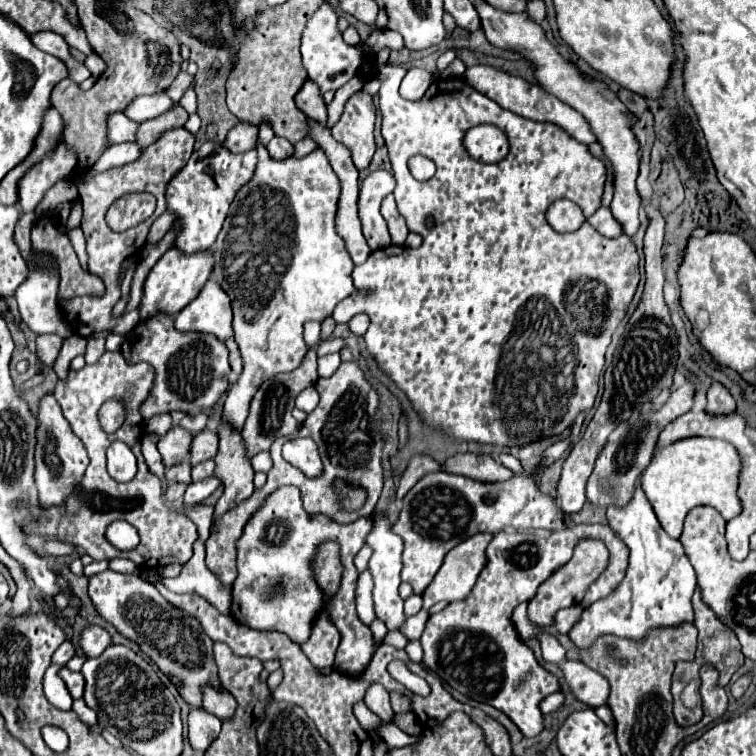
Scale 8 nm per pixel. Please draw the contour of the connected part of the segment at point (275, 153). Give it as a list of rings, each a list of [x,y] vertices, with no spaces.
[[[273,138],[267,146],[267,152],[273,160],[285,160],[285,158],[293,156],[293,146],[283,138]]]

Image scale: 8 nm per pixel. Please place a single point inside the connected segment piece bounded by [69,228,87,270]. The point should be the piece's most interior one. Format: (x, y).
(77, 239)

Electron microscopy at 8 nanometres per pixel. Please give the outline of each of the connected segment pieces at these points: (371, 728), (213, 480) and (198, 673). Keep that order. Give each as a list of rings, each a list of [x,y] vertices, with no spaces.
[[[355,702],[353,710],[355,710],[355,716],[359,718],[359,724],[369,732],[369,736],[371,736],[371,738],[379,738],[377,732],[375,732],[375,728],[379,726],[381,720],[379,720],[363,702]]]
[[[209,476],[201,482],[193,482],[187,486],[187,492],[185,492],[185,502],[187,504],[197,504],[197,502],[203,502],[205,498],[209,498],[217,488],[221,486],[221,480],[217,476]]]
[[[105,570],[101,574],[95,574],[89,578],[89,596],[91,596],[93,606],[95,606],[99,616],[103,616],[111,626],[115,626],[115,630],[119,634],[123,634],[125,638],[139,644],[139,648],[159,666],[159,670],[167,678],[179,678],[181,680],[179,694],[183,696],[183,700],[189,706],[195,706],[195,708],[203,706],[203,688],[205,686],[211,686],[213,690],[223,690],[221,680],[217,676],[217,664],[213,658],[213,640],[203,632],[203,626],[199,624],[199,620],[193,618],[191,614],[175,608],[173,604],[169,604],[157,592],[157,588],[153,584],[145,582],[139,574],[125,576],[125,574],[113,572],[113,570]]]

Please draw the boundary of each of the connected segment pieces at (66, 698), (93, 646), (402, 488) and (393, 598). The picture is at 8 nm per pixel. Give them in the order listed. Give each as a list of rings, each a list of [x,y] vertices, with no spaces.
[[[53,664],[47,672],[45,672],[45,680],[43,680],[43,686],[45,686],[45,696],[51,704],[55,704],[57,708],[65,708],[69,710],[71,708],[71,694],[65,686],[65,682],[59,678],[59,670],[61,666]]]
[[[89,626],[83,630],[79,646],[87,656],[97,658],[97,656],[101,656],[101,652],[105,652],[105,648],[111,646],[111,636],[101,626]]]
[[[419,454],[419,456],[413,456],[407,470],[403,472],[401,480],[399,480],[399,486],[397,486],[397,498],[401,500],[415,484],[421,476],[429,474],[429,472],[437,472],[441,466],[431,458],[431,456],[425,456],[425,454]]]
[[[375,516],[375,524],[373,530],[367,536],[367,544],[373,546],[373,556],[369,560],[369,570],[373,574],[375,580],[375,588],[373,588],[373,602],[375,602],[375,616],[385,622],[385,626],[389,630],[399,630],[405,622],[405,612],[403,612],[403,600],[397,592],[399,584],[401,584],[401,552],[403,552],[403,540],[393,534],[391,524],[387,522],[387,518],[377,518]]]

